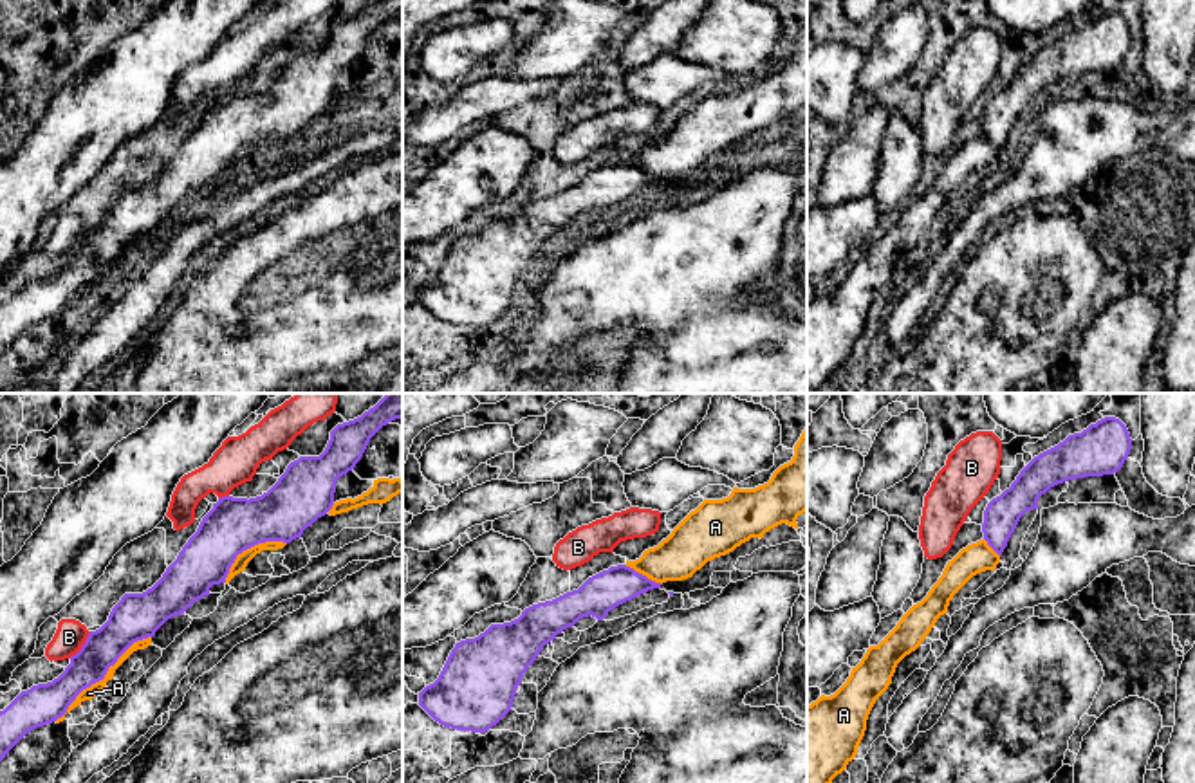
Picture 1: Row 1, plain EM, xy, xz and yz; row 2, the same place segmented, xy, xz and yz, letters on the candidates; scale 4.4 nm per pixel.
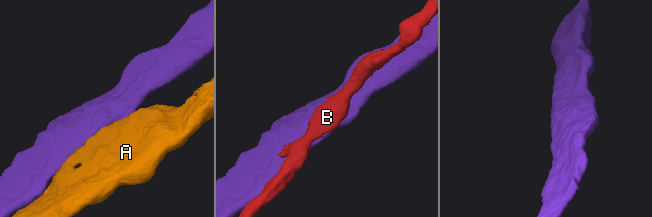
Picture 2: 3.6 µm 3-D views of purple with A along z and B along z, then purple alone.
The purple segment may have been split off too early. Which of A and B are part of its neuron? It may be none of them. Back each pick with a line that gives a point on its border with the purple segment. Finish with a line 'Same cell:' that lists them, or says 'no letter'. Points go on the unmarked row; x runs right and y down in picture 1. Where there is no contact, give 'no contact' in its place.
Same cell: no letter

